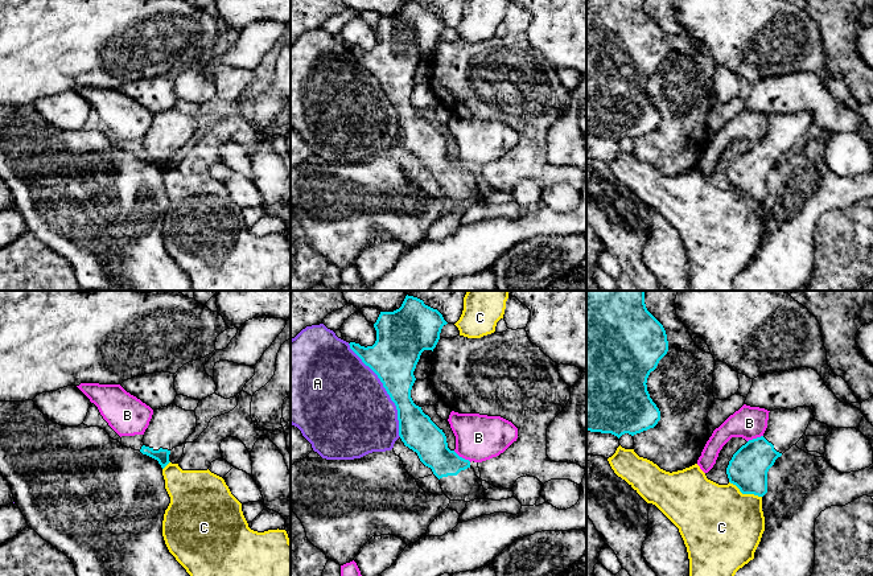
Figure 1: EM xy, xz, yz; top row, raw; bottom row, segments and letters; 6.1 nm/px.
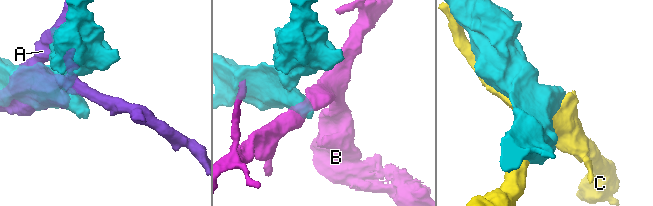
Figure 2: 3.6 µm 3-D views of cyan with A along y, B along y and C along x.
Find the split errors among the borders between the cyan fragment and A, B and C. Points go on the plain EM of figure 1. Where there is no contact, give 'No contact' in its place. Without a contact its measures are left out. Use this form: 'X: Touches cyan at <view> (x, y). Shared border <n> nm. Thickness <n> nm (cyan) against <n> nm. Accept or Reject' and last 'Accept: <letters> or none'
A: Touches cyan at xz (386, 94). Shared border 650 nm. Thickness 280 nm (cyan) against 500 nm. Reject
B: Touches cyan at xz (461, 161). Shared border 130 nm. Thickness 200 nm (cyan) against 280 nm. Reject
C: Touches cyan at yz (745, 197). Shared border 220 nm. Thickness 240 nm (cyan) against 480 nm. Reject
Accept: none

